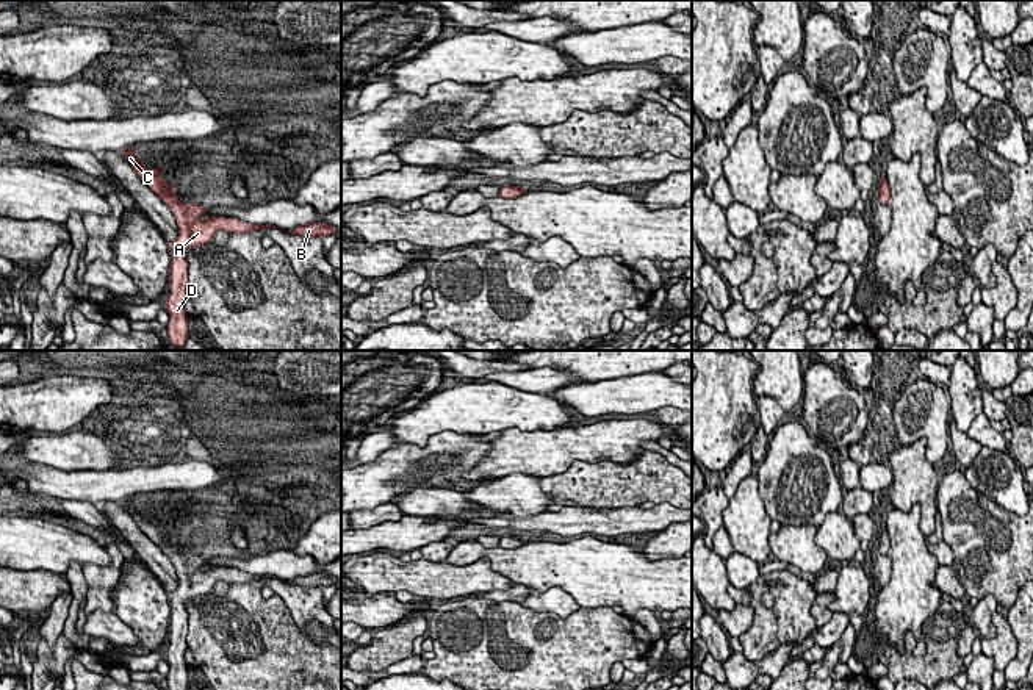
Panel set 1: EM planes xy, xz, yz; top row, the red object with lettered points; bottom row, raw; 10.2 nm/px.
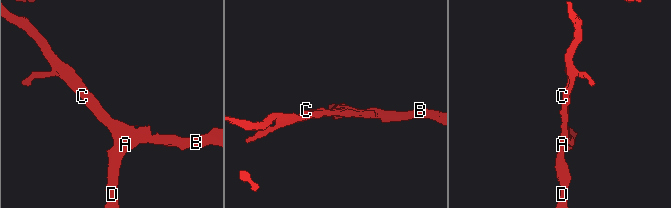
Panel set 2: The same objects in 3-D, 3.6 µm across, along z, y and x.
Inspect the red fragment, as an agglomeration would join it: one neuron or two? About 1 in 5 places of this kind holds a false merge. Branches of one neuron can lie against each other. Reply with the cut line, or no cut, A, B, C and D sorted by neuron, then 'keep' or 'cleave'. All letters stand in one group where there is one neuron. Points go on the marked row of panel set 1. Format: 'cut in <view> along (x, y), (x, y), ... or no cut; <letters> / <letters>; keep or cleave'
no cut; A B C D; keep

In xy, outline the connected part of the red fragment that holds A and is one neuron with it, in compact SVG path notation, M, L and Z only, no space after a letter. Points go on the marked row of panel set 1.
M130 147L122 155L131 164L136 175L152 189L172 211L178 236L175 241L167 243L171 249L171 269L169 269L169 297L167 297L167 336L172 346L178 350L185 349L188 340L188 318L185 313L185 300L188 297L188 261L185 257L186 249L193 249L199 244L211 241L218 230L247 233L252 230L266 230L272 228L269 225L254 225L238 217L224 217L213 216L207 221L200 217L208 211L199 203L182 203L175 192L174 186L164 181L160 169L146 167L138 156L133 153L135 147Z

